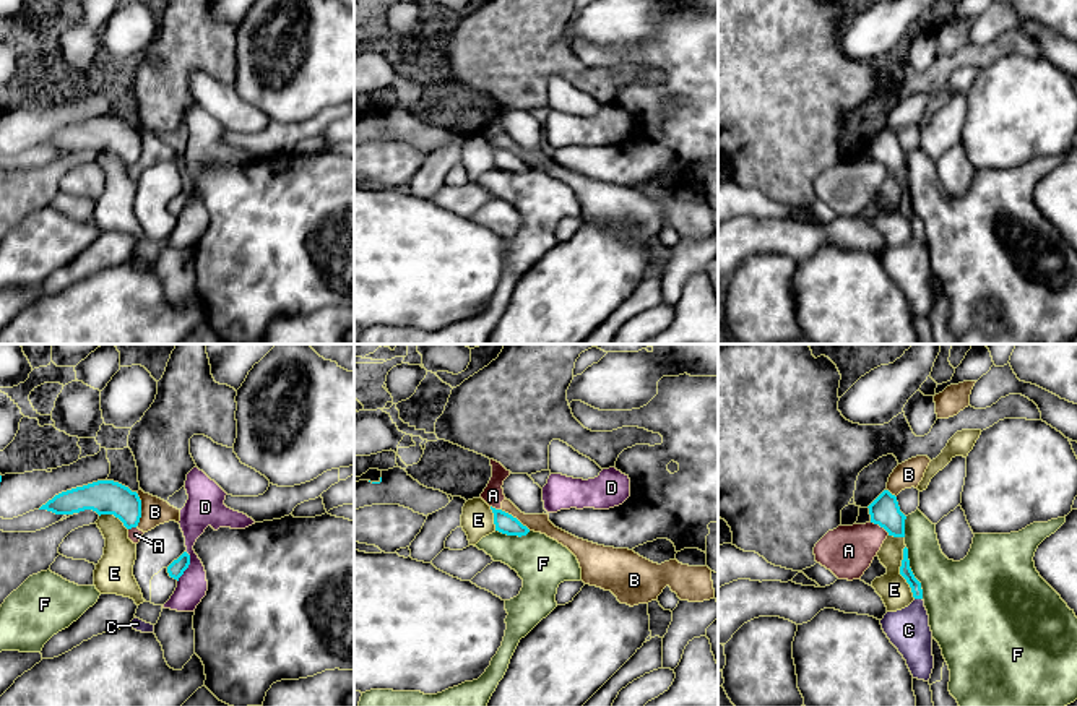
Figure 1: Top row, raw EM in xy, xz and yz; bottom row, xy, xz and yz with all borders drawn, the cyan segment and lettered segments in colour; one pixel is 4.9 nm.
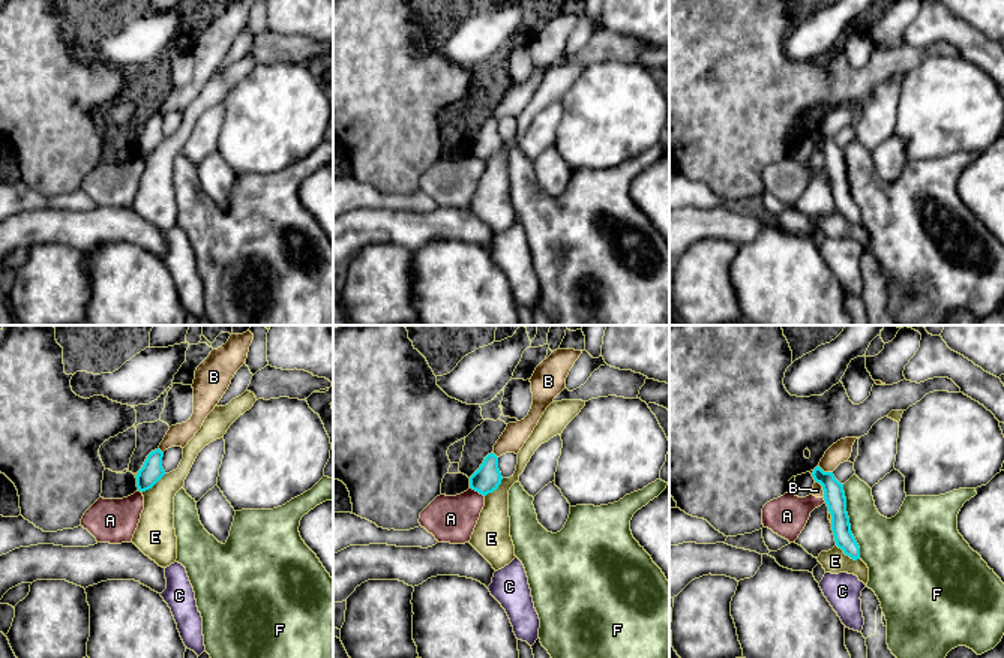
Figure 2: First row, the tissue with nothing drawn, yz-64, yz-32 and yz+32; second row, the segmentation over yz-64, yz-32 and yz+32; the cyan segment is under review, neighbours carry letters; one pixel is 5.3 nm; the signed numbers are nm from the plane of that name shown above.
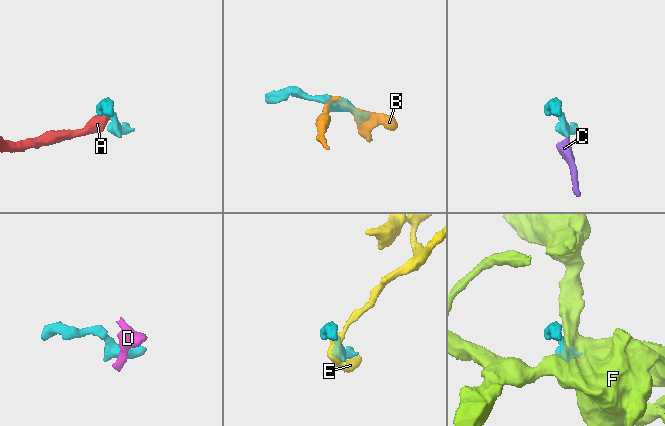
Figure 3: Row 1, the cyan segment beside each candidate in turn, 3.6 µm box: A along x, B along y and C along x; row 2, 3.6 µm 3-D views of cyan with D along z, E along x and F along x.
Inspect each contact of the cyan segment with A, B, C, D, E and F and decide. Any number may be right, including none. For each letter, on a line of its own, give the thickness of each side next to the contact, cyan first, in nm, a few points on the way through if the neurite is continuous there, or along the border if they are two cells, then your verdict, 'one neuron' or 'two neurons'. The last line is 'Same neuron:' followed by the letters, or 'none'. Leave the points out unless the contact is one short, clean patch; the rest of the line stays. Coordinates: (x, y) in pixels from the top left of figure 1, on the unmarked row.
A: 150/260 nm | along yz (871, 158), (878, 159), (889, 171) | two neurons
B: 180/140 nm | two neurons
C: 60/220 nm | across yz (905, 206), (915, 221), (918, 234), (916, 249), (908, 266) | one neuron
D: 80/150 nm | along xy (187, 189), (189, 200), (177, 218) | two neurons
E: 60/150 nm | two neurons
F: 60/340 nm | along yz (905, 184), (908, 203), (920, 219), (923, 234) | two neurons
Same neuron: C

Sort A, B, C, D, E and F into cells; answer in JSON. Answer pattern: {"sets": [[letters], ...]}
{"sets": [["A", "B"], ["C"], ["D"], ["E"], ["F"]]}

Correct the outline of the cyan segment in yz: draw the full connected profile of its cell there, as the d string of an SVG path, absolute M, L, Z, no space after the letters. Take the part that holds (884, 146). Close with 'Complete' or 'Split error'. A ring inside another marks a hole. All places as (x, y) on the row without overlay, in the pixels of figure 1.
M884 127L869 143L871 159L884 164L889 172L905 174L906 153L900 148L897 133Z. Complete

